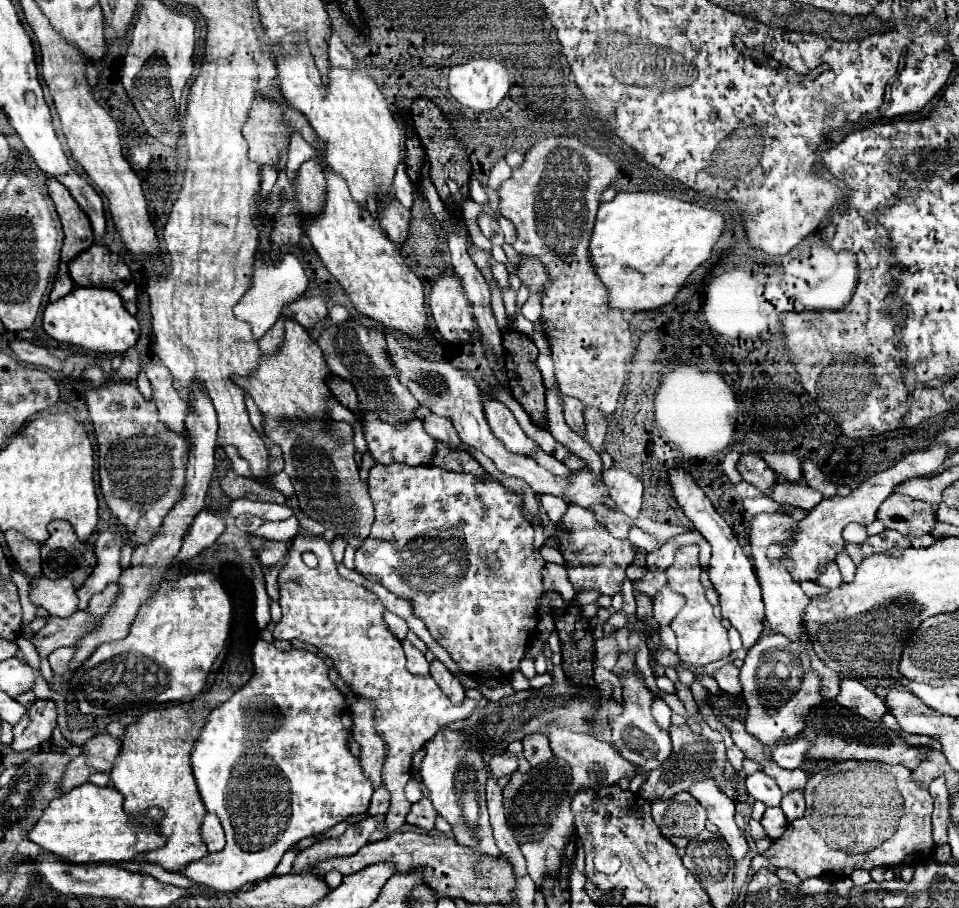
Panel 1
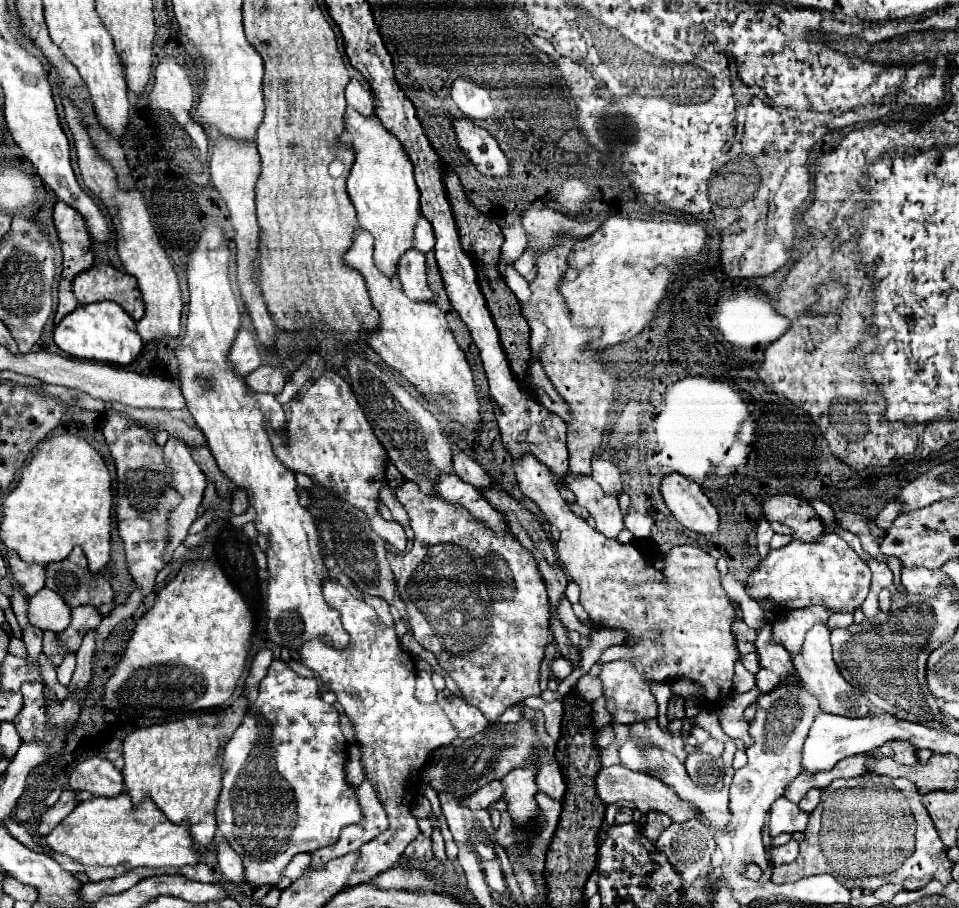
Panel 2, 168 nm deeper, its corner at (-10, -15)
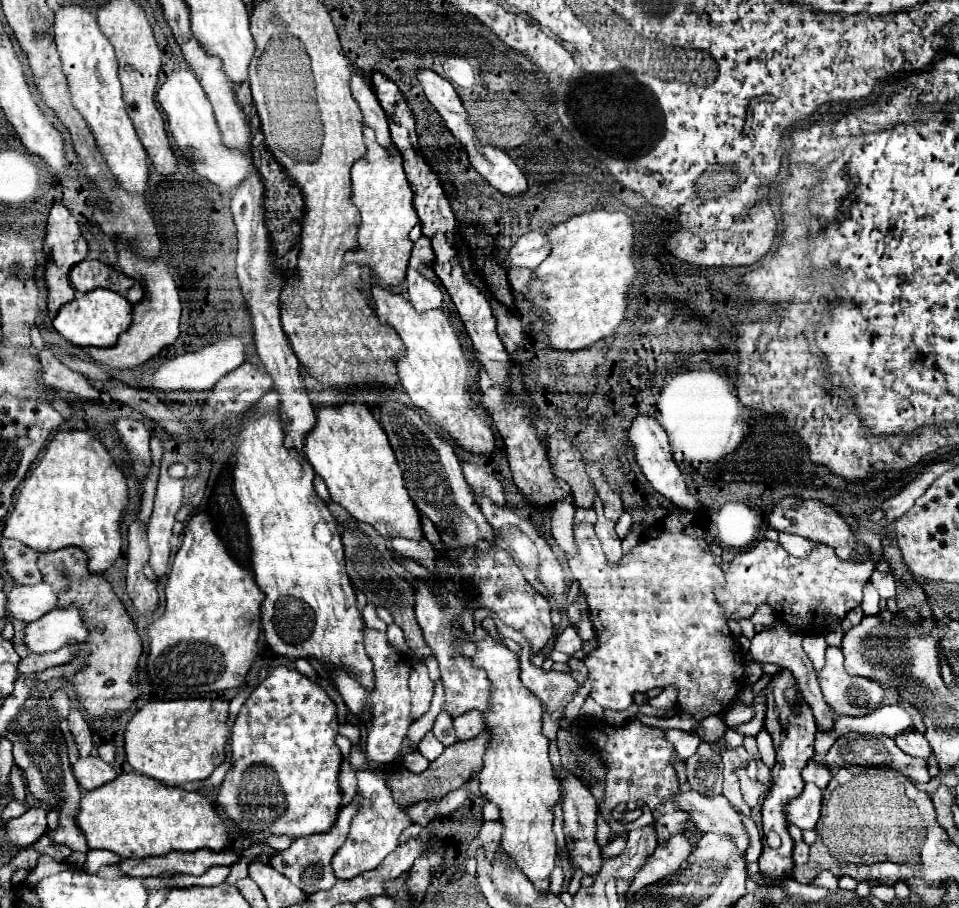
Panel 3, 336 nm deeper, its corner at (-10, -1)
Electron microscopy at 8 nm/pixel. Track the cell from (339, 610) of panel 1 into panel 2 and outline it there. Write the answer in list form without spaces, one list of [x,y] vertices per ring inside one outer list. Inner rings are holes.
[[[336,579],[324,583],[324,599],[342,613],[342,625],[350,635],[350,645],[338,651],[314,639],[302,645],[300,657],[306,667],[322,677],[324,685],[336,695],[348,715],[356,743],[360,745],[364,777],[372,779],[376,795],[388,815],[388,829],[358,849],[360,859],[344,885],[344,889],[348,889],[368,883],[380,871],[396,865],[408,843],[416,839],[420,829],[410,813],[410,803],[420,789],[420,769],[424,769],[434,749],[444,747],[458,735],[438,703],[422,705],[414,697],[414,659],[400,647],[394,627],[384,627],[376,611],[352,597]]]

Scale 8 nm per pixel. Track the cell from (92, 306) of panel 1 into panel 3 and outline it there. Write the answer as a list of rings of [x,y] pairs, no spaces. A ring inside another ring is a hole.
[[[94,289],[88,293],[80,293],[74,301],[60,307],[54,329],[72,345],[76,347],[110,347],[102,343],[114,343],[118,341],[120,333],[124,333],[132,325],[132,305],[118,293],[108,289]]]

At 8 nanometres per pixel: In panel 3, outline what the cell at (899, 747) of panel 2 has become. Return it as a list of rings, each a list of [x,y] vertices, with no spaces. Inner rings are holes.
[[[918,731],[896,735],[896,739],[894,739],[894,741],[896,741],[896,745],[898,745],[904,753],[908,753],[910,757],[928,759],[928,757],[930,757],[930,753],[932,753],[932,749],[930,749],[930,745],[928,745],[926,737],[924,737],[922,733],[918,733]]]

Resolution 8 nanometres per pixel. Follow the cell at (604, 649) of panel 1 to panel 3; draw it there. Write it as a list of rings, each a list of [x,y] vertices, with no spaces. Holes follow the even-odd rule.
[[[489,613],[490,618],[492,618],[500,631],[500,633],[518,643],[521,647],[521,651],[519,653],[520,658],[520,669],[522,669],[522,673],[520,673],[520,679],[522,679],[522,683],[524,683],[524,687],[526,689],[530,689],[544,705],[546,705],[546,713],[544,713],[544,717],[542,717],[542,721],[544,721],[544,735],[552,741],[552,739],[556,739],[556,731],[558,731],[558,721],[562,719],[562,711],[564,711],[564,707],[572,701],[572,697],[576,695],[576,691],[580,689],[580,685],[578,685],[578,681],[572,677],[572,673],[556,673],[556,671],[544,671],[544,669],[540,669],[540,667],[534,667],[532,663],[530,663],[530,644],[527,639],[521,634],[518,633],[515,629],[504,625],[494,613]]]

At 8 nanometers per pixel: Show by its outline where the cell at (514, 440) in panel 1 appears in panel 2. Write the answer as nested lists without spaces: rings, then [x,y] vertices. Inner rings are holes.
[[[532,455],[514,461],[520,489],[530,497],[550,525],[560,529],[556,553],[564,573],[580,587],[580,605],[590,621],[604,629],[626,631],[624,645],[632,655],[604,663],[600,671],[602,695],[616,703],[612,721],[632,725],[655,718],[658,706],[650,683],[690,679],[702,687],[706,699],[724,699],[732,693],[734,677],[734,607],[722,591],[716,559],[692,545],[678,545],[662,559],[648,561],[634,545],[606,539],[576,517],[560,497],[554,475]]]

